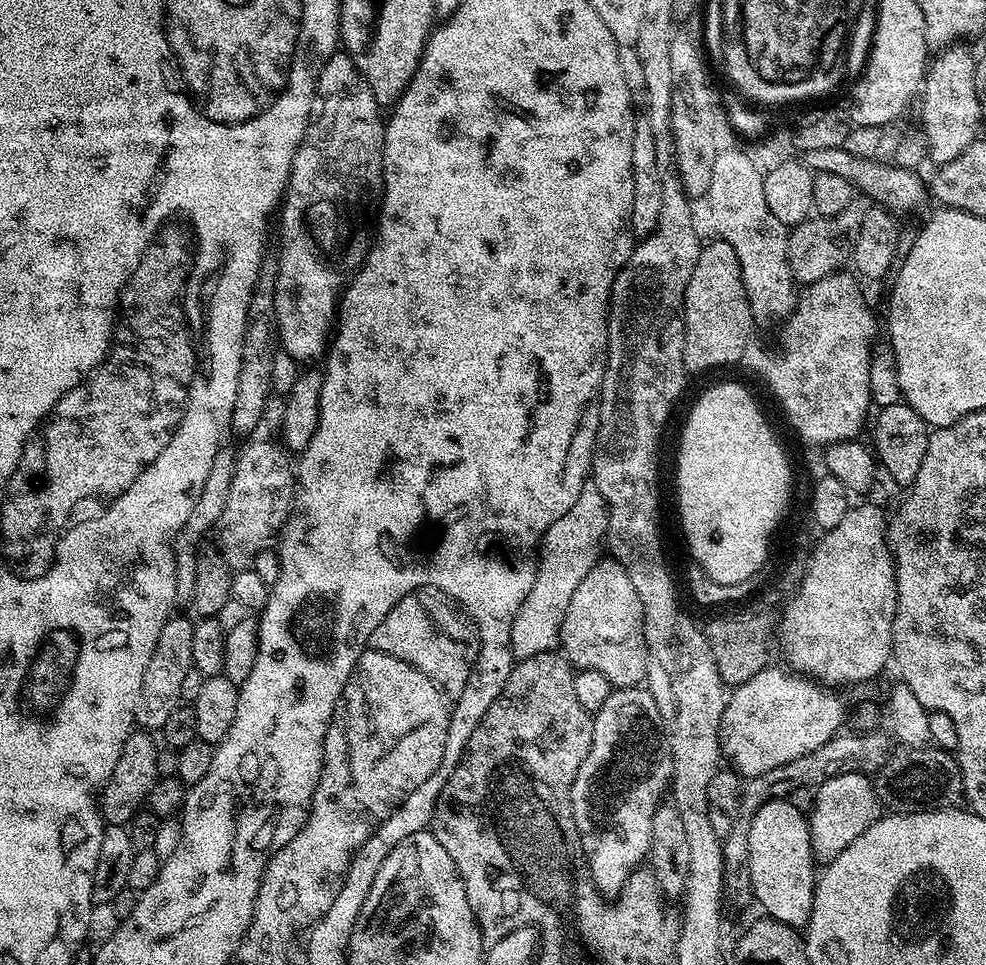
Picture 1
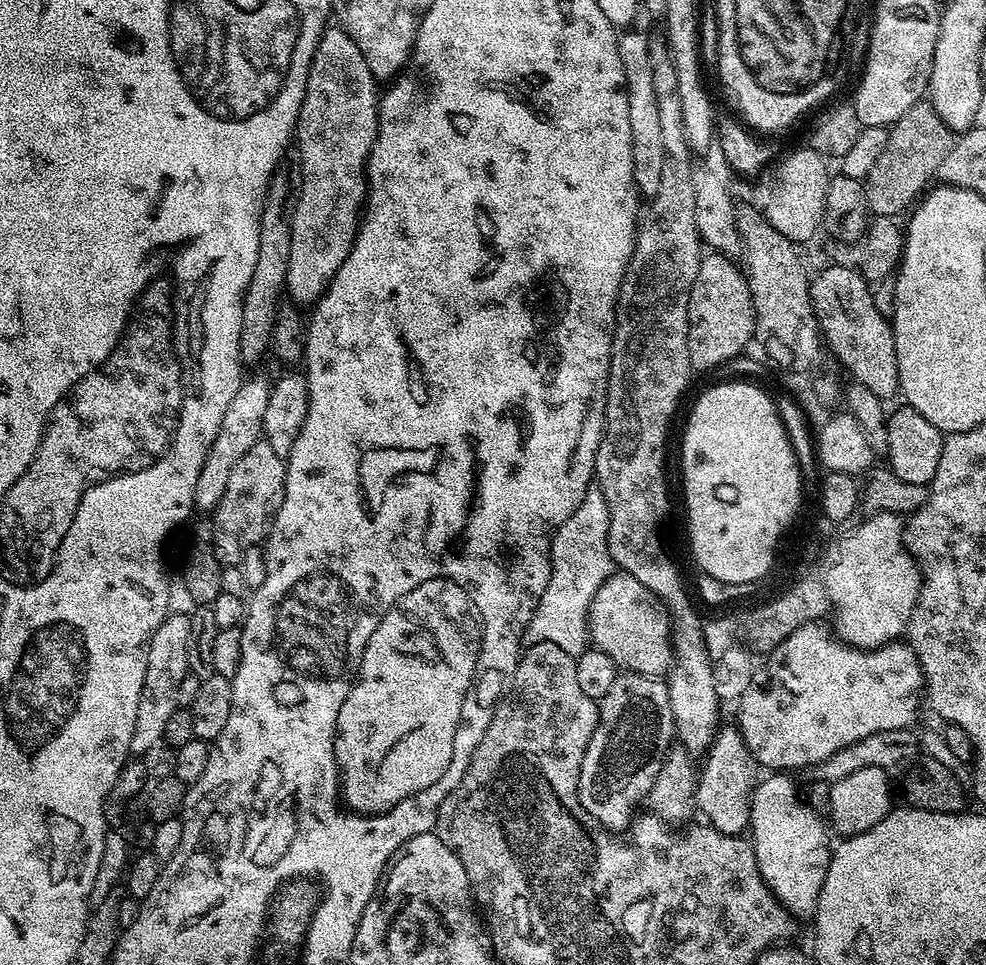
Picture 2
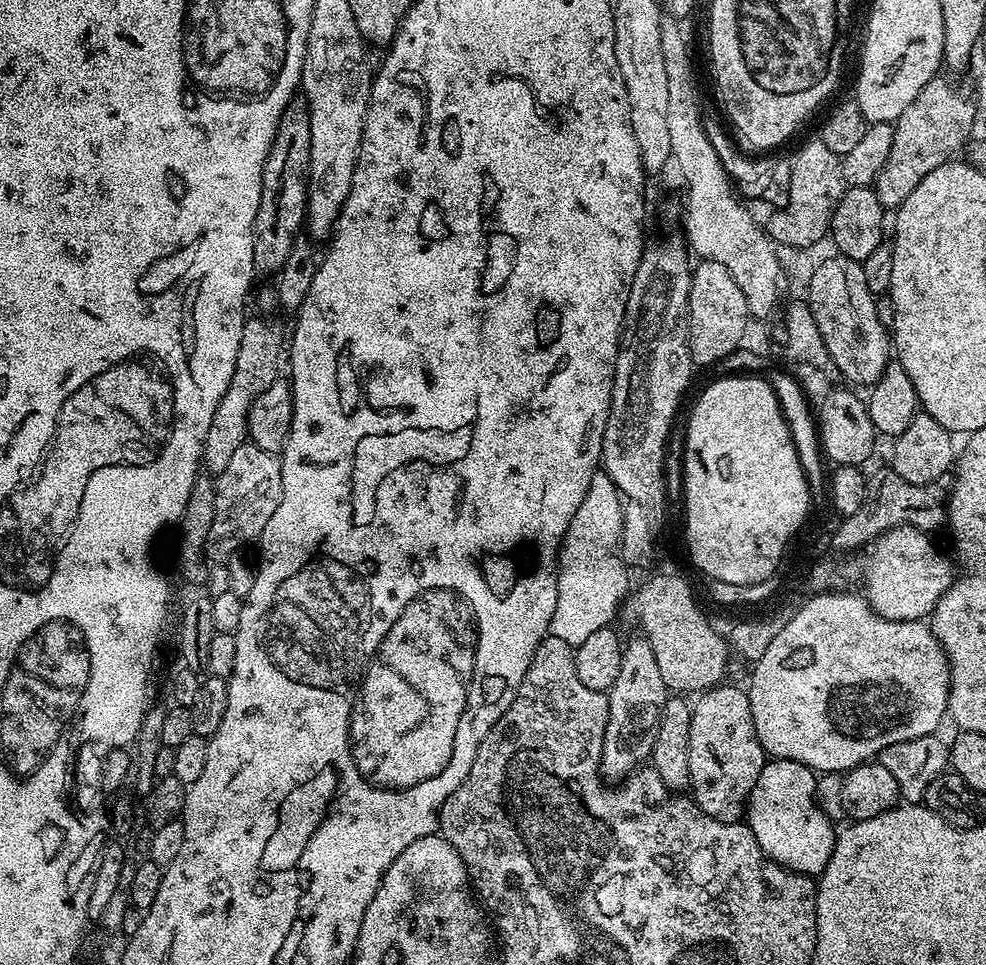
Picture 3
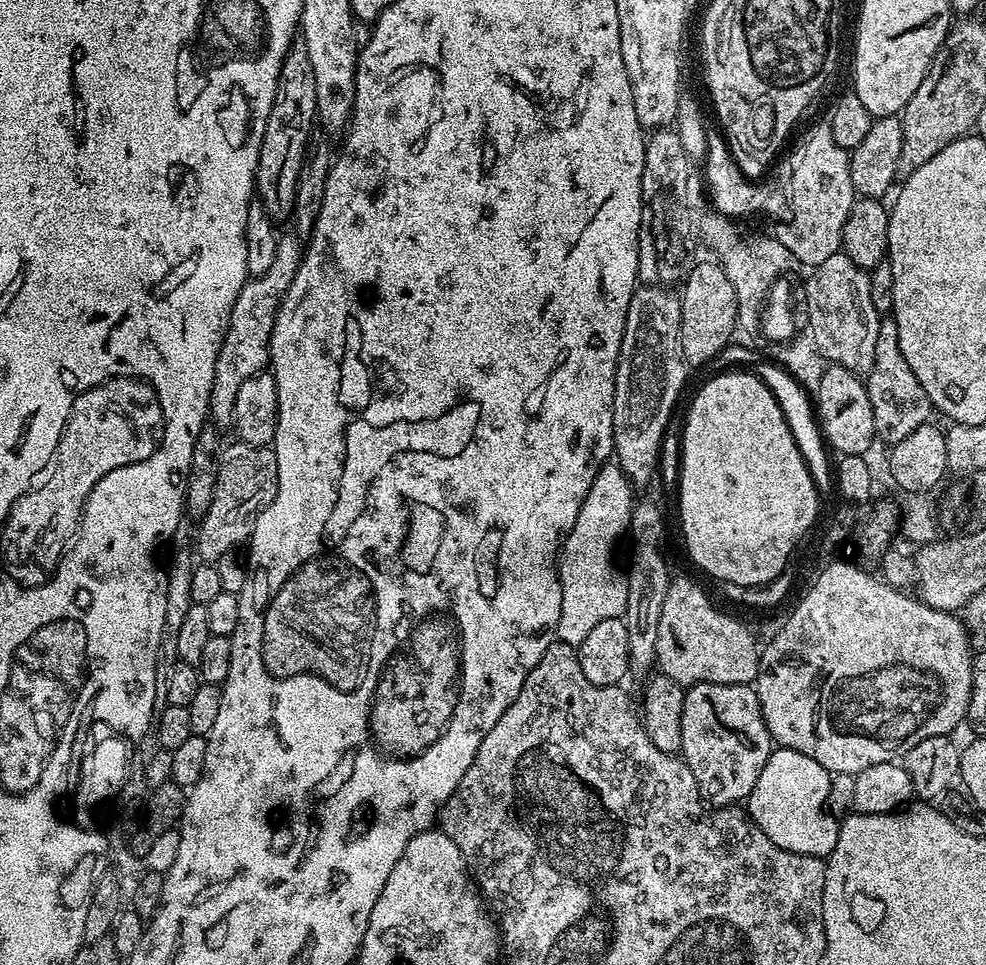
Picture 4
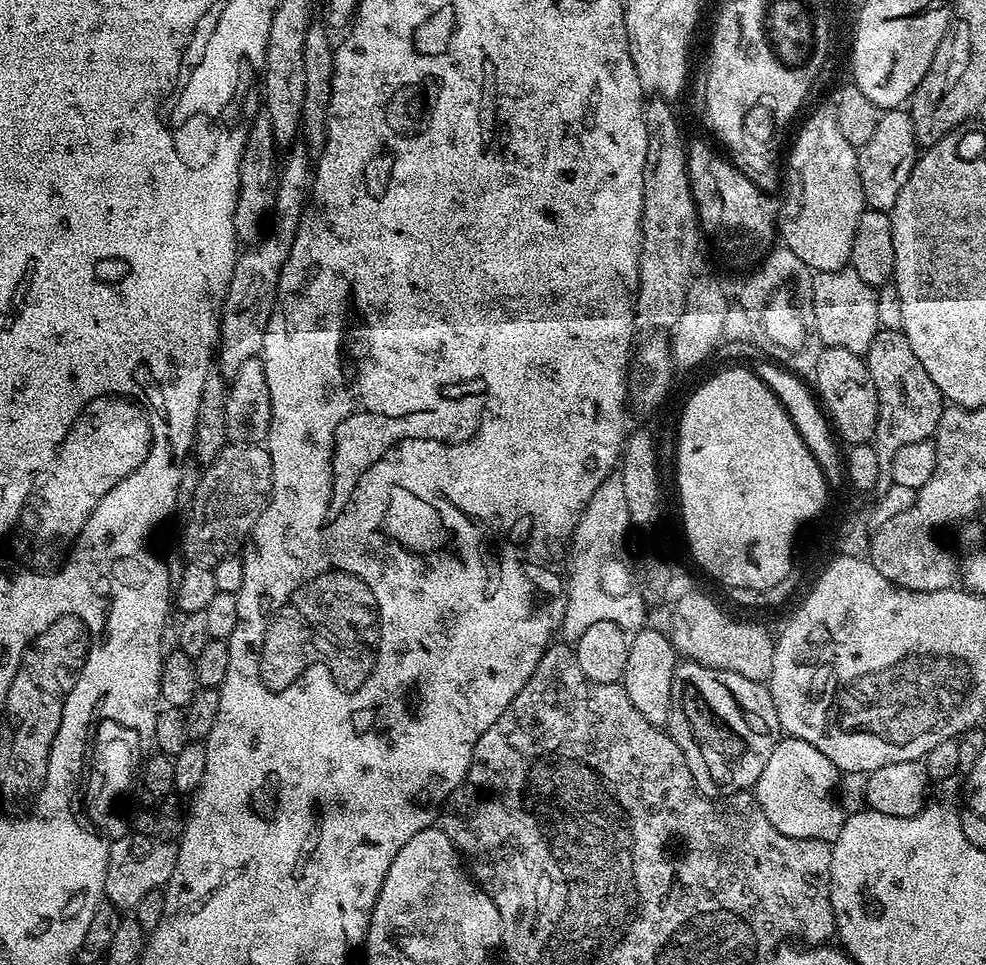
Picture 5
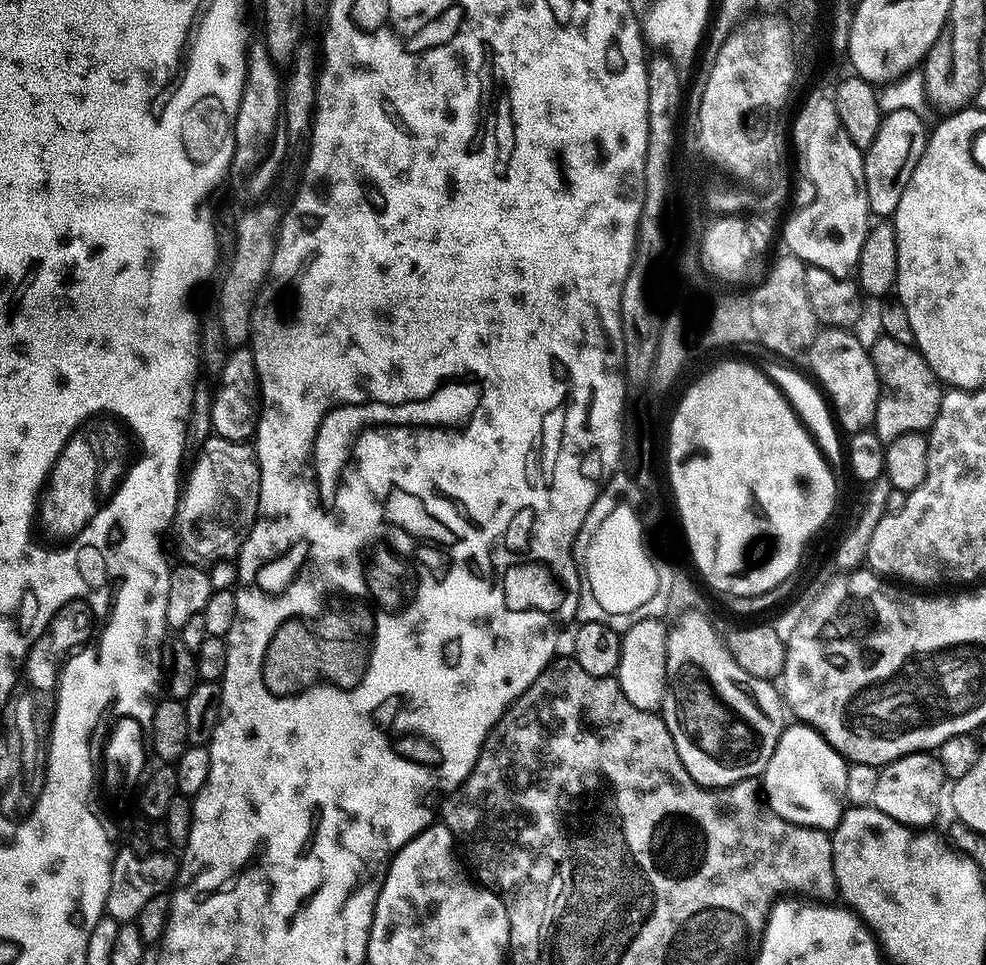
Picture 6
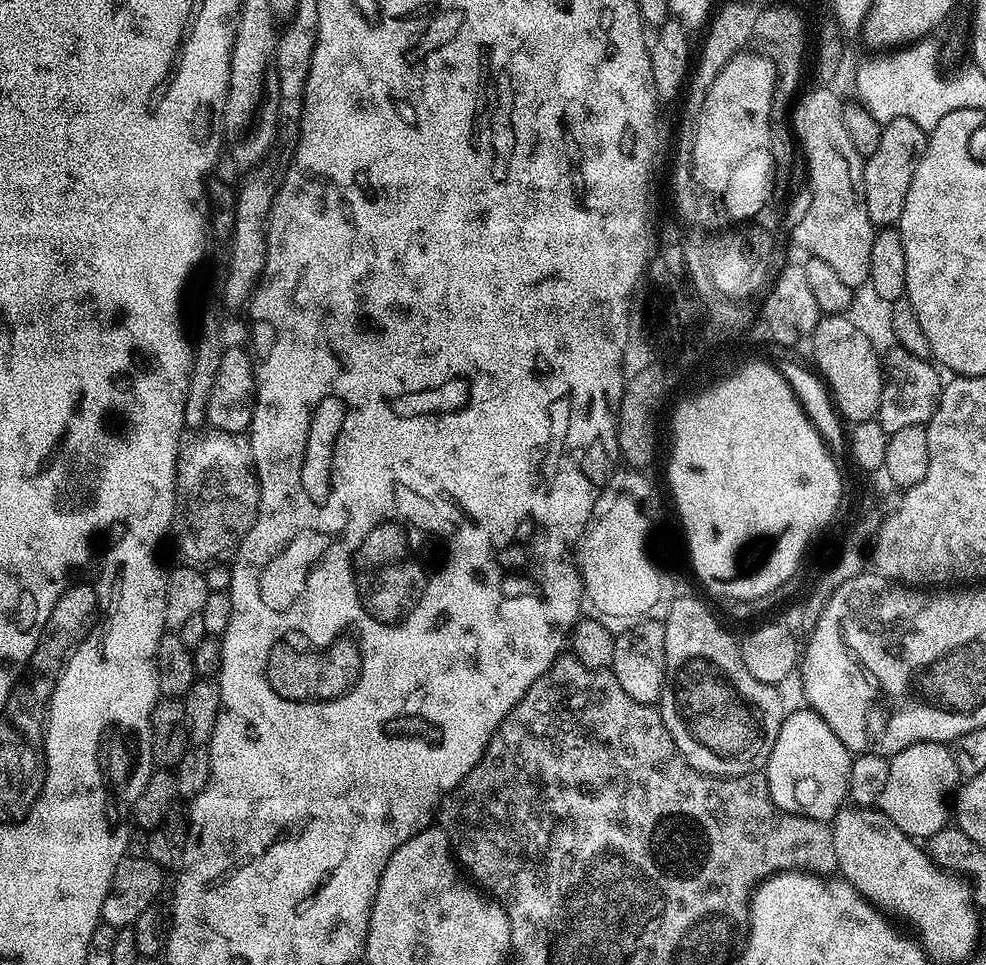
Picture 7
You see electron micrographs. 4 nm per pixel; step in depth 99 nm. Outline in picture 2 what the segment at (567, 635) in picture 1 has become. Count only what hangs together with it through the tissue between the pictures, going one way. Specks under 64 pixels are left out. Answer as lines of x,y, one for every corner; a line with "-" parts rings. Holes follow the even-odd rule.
616,570
608,577
606,582
594,594
594,602
588,607
588,638
595,647
600,648
610,658
614,658
617,669
626,672
637,672
647,676
663,677
668,669
672,667
672,625
668,609
661,604
660,599
638,578
630,574

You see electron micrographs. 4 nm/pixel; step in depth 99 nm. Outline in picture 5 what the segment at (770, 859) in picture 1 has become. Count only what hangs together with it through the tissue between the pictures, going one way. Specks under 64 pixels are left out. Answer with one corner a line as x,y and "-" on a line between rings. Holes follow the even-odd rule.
789,736
782,738
770,754
758,782
754,785
754,795
762,806
762,814
770,818
774,830
790,838
814,838
834,842
844,825
846,813
840,809
836,799
838,769
822,750
814,750
810,742
802,742

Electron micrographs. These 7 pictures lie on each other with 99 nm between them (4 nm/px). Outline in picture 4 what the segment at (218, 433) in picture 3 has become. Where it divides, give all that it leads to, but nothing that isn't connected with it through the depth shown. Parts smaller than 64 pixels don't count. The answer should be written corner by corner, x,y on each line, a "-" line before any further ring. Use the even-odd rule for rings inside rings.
293,234
281,235
277,239
277,253
274,262
261,276
253,276
245,282
238,298
232,307
228,329
218,354
218,362
214,368
214,382
210,390
208,410
213,425
231,425
234,414
234,402
238,398
238,390
246,378
265,371
269,367
270,340
274,330
276,315
284,296
288,293
290,282
294,282
294,274
300,265
302,241

